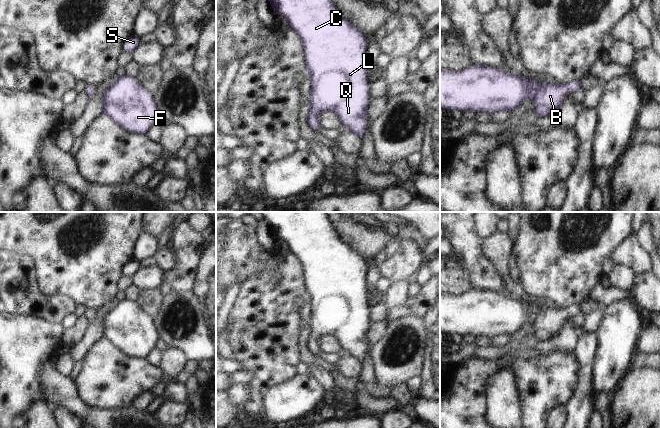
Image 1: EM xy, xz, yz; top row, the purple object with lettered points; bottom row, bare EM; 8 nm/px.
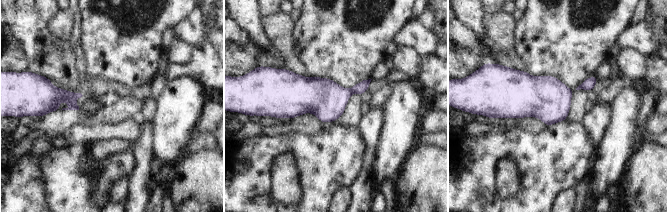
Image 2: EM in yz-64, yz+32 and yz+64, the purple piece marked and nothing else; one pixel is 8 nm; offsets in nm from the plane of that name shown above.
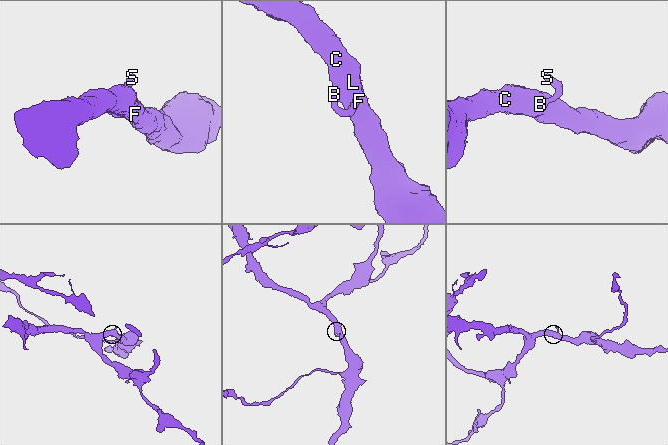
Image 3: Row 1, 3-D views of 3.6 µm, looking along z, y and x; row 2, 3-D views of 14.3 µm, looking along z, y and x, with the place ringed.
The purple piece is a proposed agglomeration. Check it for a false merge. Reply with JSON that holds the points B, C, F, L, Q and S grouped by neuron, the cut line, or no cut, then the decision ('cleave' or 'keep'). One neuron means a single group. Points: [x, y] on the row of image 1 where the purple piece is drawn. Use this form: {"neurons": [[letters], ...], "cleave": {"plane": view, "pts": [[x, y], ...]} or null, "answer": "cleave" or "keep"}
{"neurons": [["B", "C", "F", "L", "Q", "S"]], "cleave": null, "answer": "keep"}

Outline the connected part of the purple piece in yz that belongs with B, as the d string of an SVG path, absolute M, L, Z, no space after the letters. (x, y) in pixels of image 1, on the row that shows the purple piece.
M471 64L468 68L459 71L440 69L440 107L444 110L461 112L470 110L475 114L478 112L491 114L513 111L526 99L531 99L536 115L542 118L556 112L568 93L580 89L582 89L582 80L572 80L566 84L540 83L490 66Z

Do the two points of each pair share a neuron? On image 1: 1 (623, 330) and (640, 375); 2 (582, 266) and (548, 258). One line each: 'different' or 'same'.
1: different
2: same

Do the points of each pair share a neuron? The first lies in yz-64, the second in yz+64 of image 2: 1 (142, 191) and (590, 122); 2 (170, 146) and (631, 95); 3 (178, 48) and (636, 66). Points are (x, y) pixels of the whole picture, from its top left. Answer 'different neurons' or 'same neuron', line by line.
1: same neuron
2: same neuron
3: same neuron

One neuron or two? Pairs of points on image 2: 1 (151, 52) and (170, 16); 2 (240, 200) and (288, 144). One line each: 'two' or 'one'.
1: one
2: one

